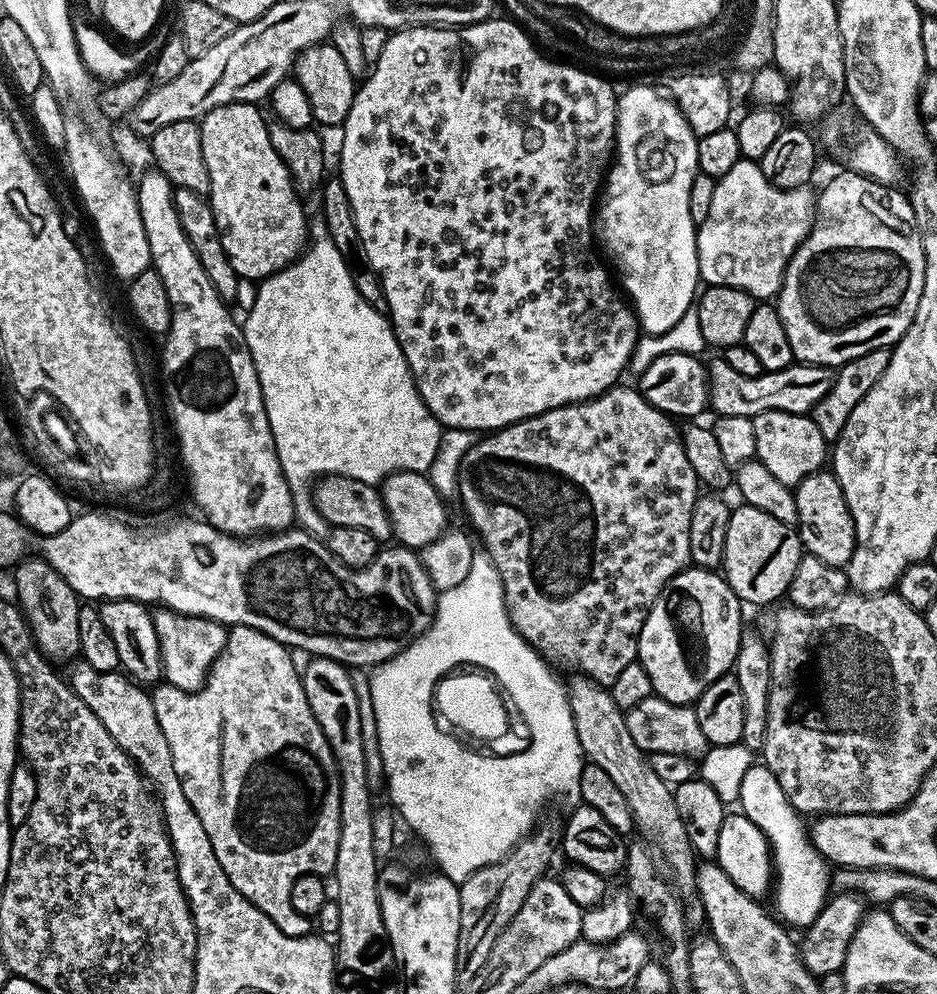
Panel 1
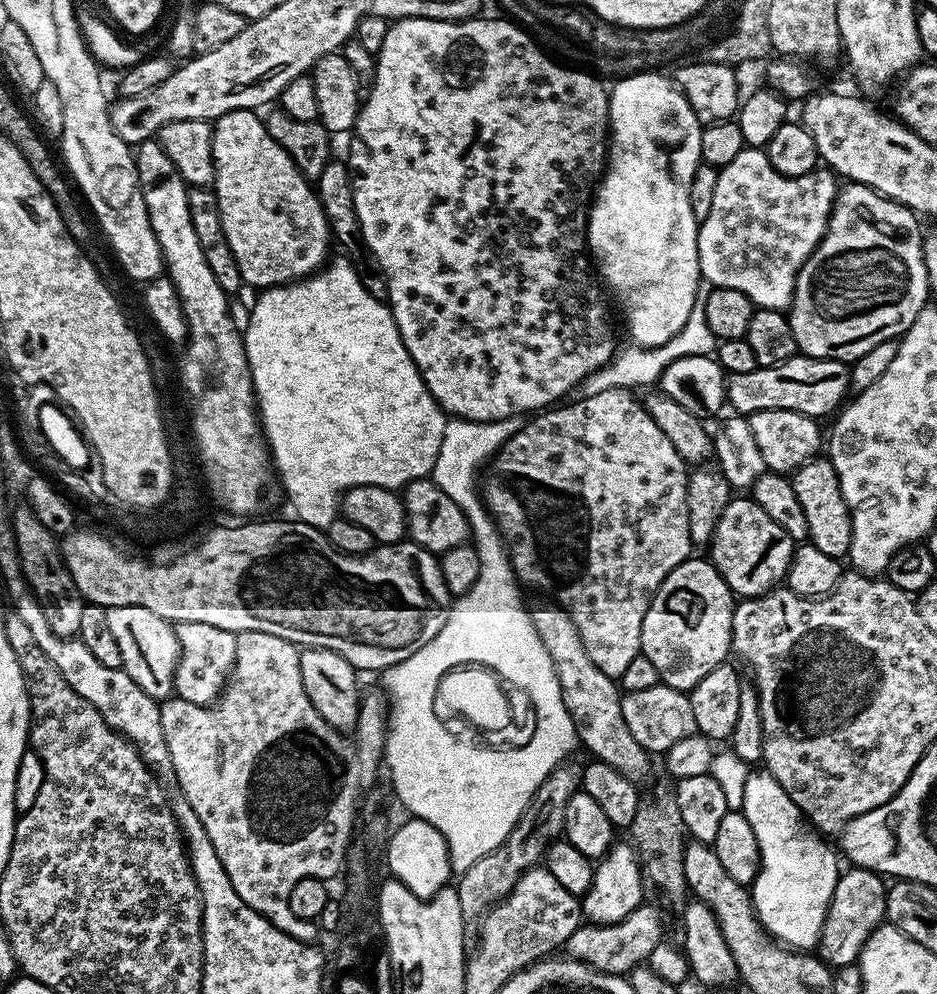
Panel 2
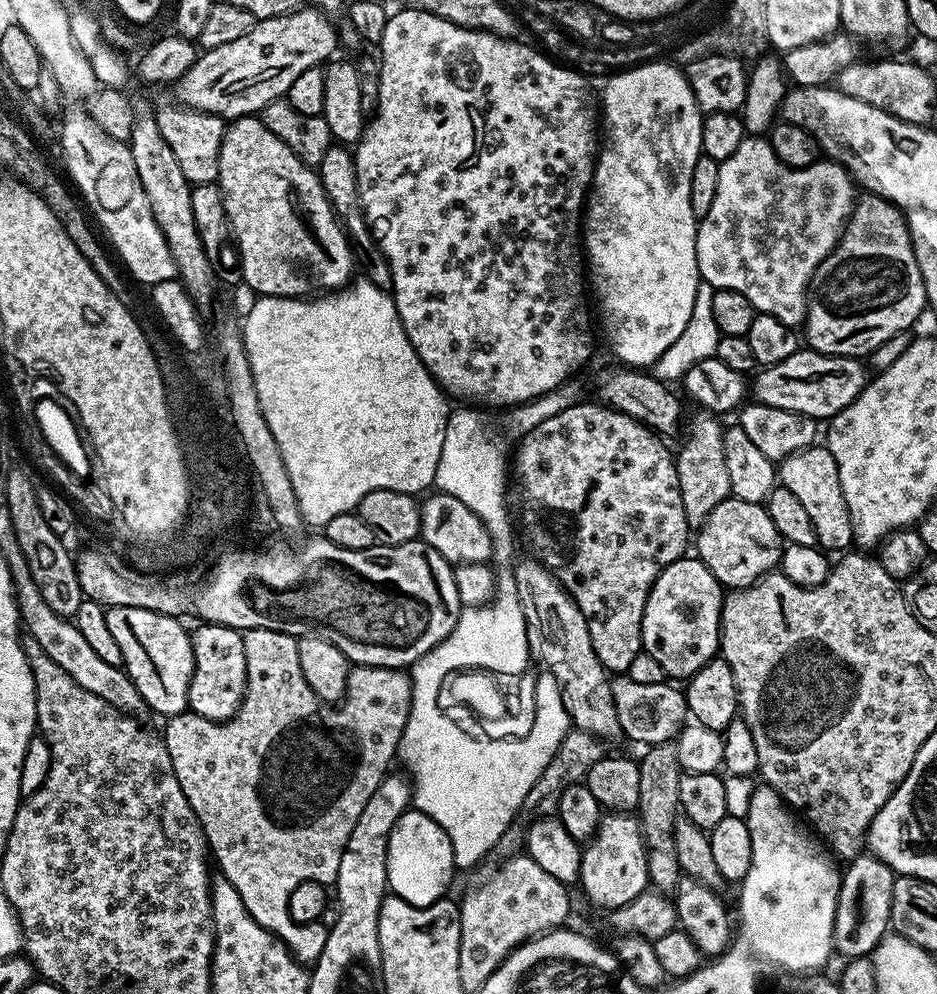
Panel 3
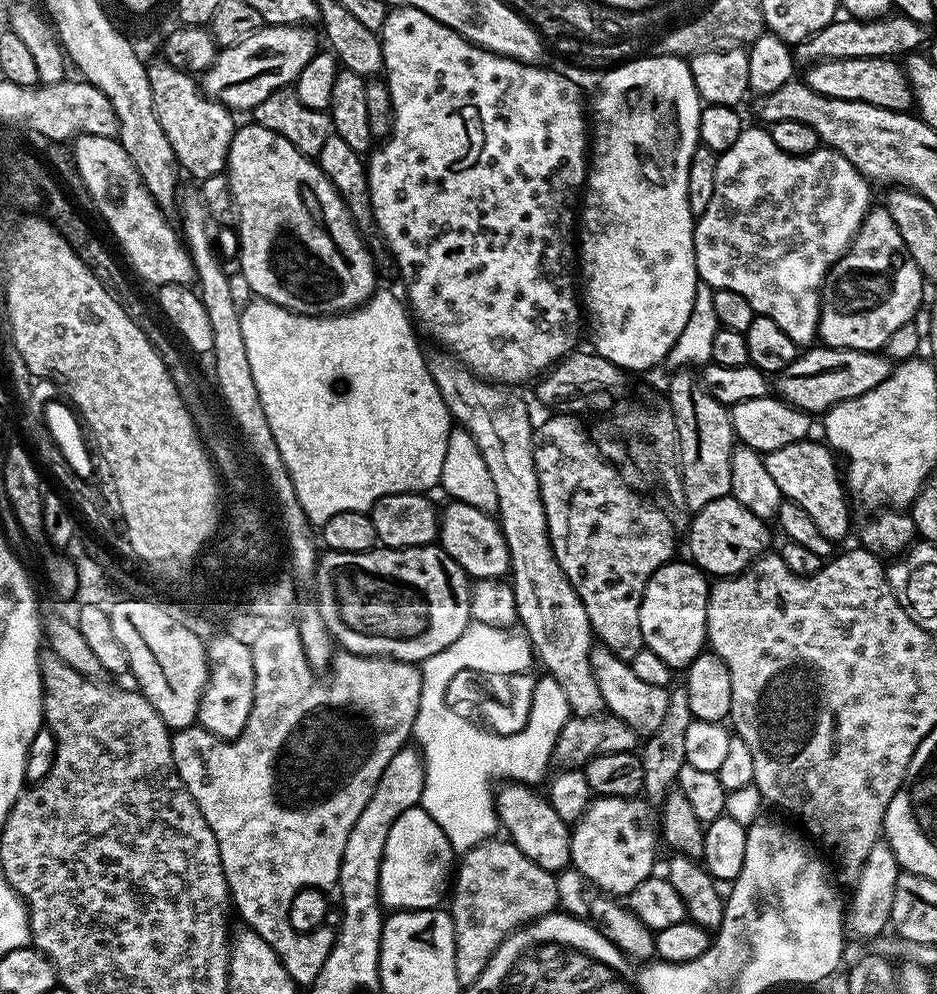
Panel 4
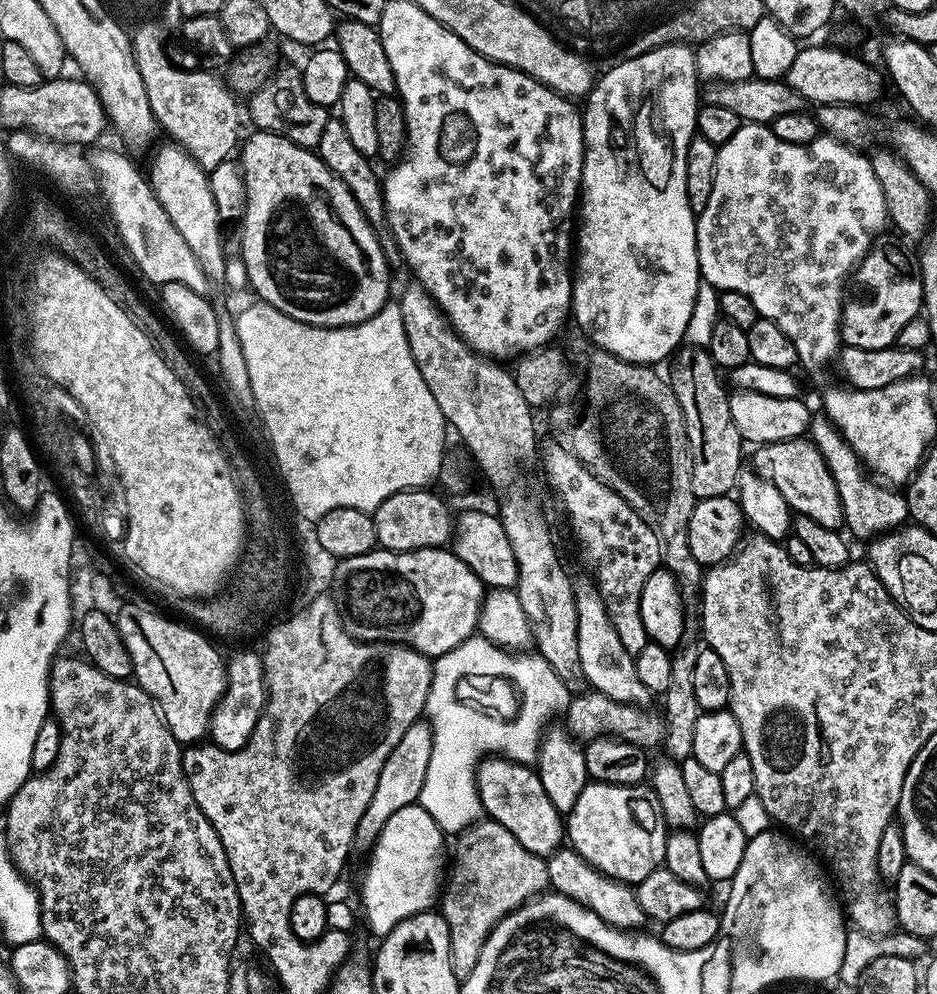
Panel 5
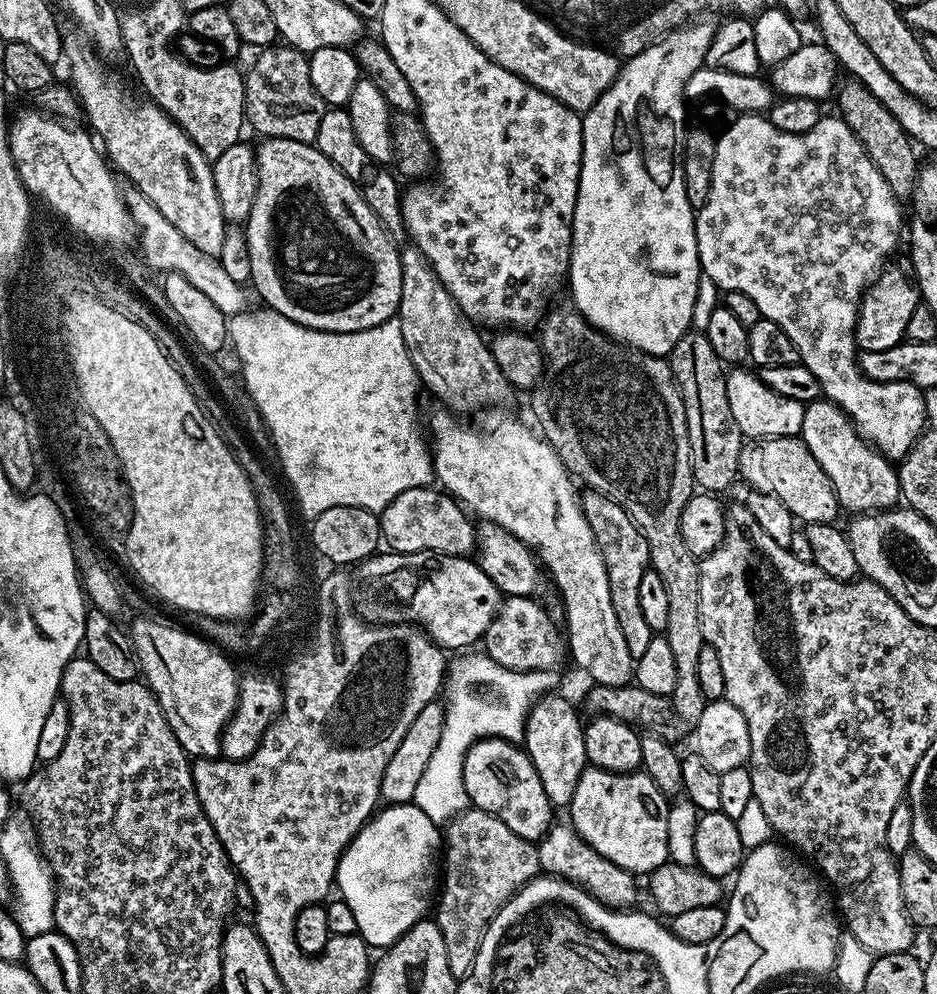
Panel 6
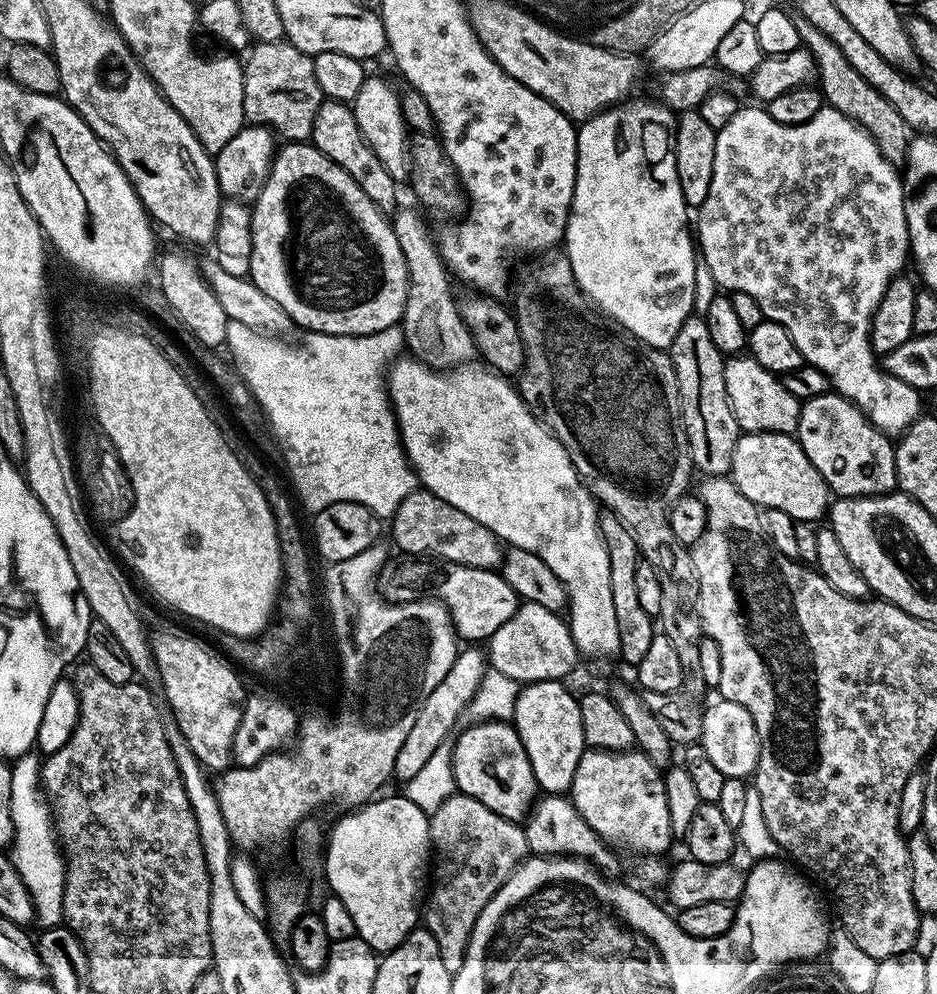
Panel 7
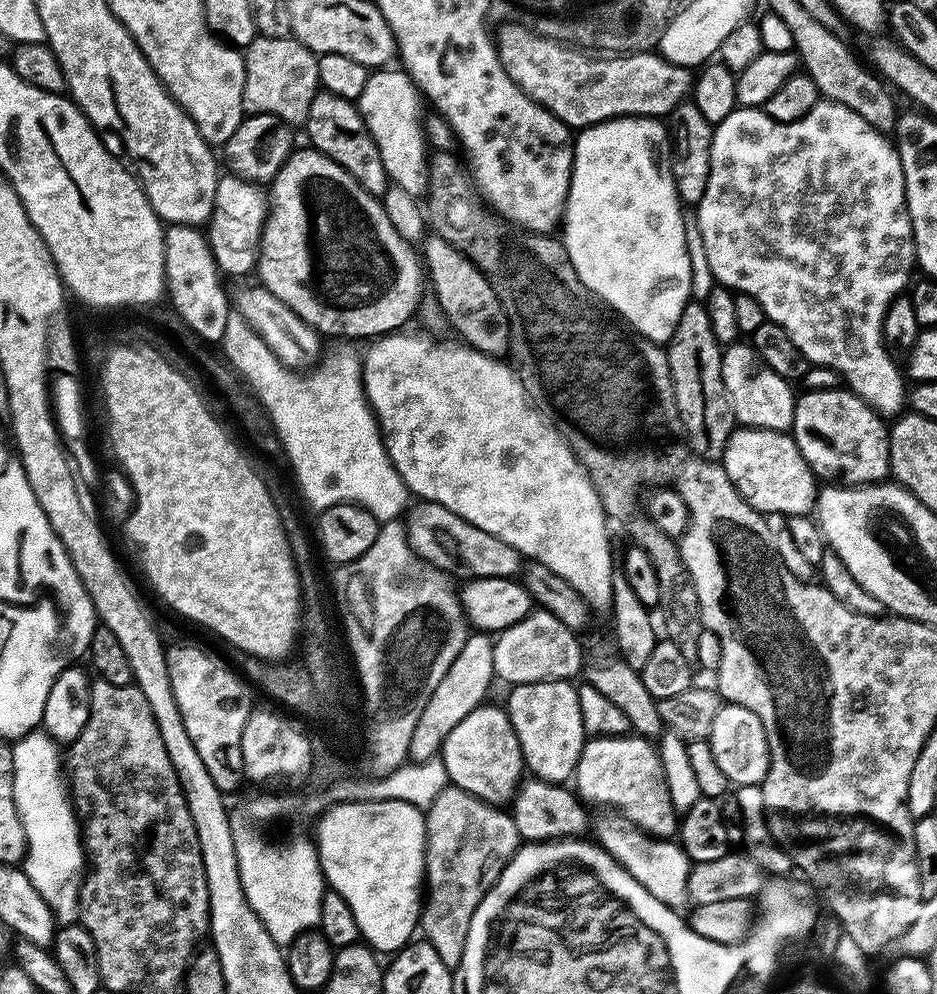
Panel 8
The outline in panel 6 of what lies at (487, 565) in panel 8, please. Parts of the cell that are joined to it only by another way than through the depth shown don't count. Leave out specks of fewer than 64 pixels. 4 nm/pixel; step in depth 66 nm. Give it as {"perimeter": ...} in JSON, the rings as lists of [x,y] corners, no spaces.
{"perimeter":[[[436,486],[402,490],[379,513],[383,543],[394,552],[436,552],[439,556],[468,556],[476,547],[473,517],[447,492]]]}

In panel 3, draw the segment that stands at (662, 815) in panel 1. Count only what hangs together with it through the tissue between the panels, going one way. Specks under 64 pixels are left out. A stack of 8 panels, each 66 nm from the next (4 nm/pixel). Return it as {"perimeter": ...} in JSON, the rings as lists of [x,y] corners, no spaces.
{"perimeter":[[[529,558],[515,565],[514,575],[518,586],[518,598],[520,599],[520,609],[526,622],[528,631],[528,641],[531,653],[544,663],[543,667],[560,684],[562,702],[566,706],[566,714],[569,721],[575,727],[581,728],[583,732],[594,734],[598,739],[611,742],[611,740],[621,739],[622,733],[618,722],[618,710],[614,710],[614,696],[612,694],[612,683],[609,673],[602,666],[598,654],[594,654],[594,646],[590,642],[590,630],[586,626],[586,618],[582,610],[572,601],[572,596],[549,572],[539,560]]]}

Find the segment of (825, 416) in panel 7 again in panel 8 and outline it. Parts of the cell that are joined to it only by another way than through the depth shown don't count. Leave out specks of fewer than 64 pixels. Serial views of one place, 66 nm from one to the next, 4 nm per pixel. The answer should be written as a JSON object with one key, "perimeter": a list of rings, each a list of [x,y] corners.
{"perimeter":[[[841,386],[817,392],[801,391],[796,398],[790,435],[795,440],[802,458],[806,458],[806,462],[817,477],[825,476],[828,479],[825,481],[843,482],[848,486],[863,486],[889,479],[888,429],[889,425],[885,423],[879,412],[874,411],[865,400],[855,396],[847,387]]]}

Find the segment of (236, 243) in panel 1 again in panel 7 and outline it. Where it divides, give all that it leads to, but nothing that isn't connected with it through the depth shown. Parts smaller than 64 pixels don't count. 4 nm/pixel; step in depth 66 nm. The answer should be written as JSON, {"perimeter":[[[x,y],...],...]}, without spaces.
{"perimeter":[[[288,142],[277,151],[272,160],[271,168],[265,184],[262,186],[261,194],[255,200],[254,207],[251,209],[252,217],[252,257],[250,258],[249,273],[250,279],[266,298],[274,298],[286,314],[290,314],[292,321],[296,323],[297,329],[307,330],[308,332],[321,332],[331,336],[369,336],[378,330],[397,327],[404,319],[406,310],[406,296],[408,294],[408,270],[406,268],[406,258],[402,254],[402,246],[398,246],[398,238],[392,229],[391,219],[380,211],[380,207],[326,154],[319,152],[311,142]]]}

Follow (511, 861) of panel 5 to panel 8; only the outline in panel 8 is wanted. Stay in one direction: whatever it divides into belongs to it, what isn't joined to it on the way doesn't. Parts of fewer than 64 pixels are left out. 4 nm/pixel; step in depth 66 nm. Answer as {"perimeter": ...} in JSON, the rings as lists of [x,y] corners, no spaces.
{"perimeter":[[[447,786],[434,798],[424,817],[424,875],[426,895],[420,910],[419,931],[434,946],[442,966],[454,970],[466,950],[470,918],[478,902],[494,886],[522,841],[511,815],[503,807],[479,800],[466,790]]]}

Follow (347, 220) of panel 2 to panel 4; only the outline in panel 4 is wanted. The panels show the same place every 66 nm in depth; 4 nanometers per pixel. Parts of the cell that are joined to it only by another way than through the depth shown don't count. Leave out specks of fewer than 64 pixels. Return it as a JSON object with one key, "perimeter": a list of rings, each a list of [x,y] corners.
{"perimeter":[[[334,134],[330,138],[326,138],[326,142],[323,143],[318,157],[318,163],[322,174],[326,174],[326,178],[330,178],[330,182],[334,186],[334,190],[338,190],[338,194],[342,198],[346,210],[350,210],[354,226],[358,230],[360,237],[364,239],[368,253],[372,256],[372,261],[376,264],[377,273],[381,277],[395,277],[397,275],[396,259],[392,257],[388,243],[384,241],[384,235],[380,233],[380,227],[376,225],[376,219],[372,213],[370,186],[368,185],[368,169],[366,167],[365,157],[361,153],[354,151],[345,140],[338,138]]]}

